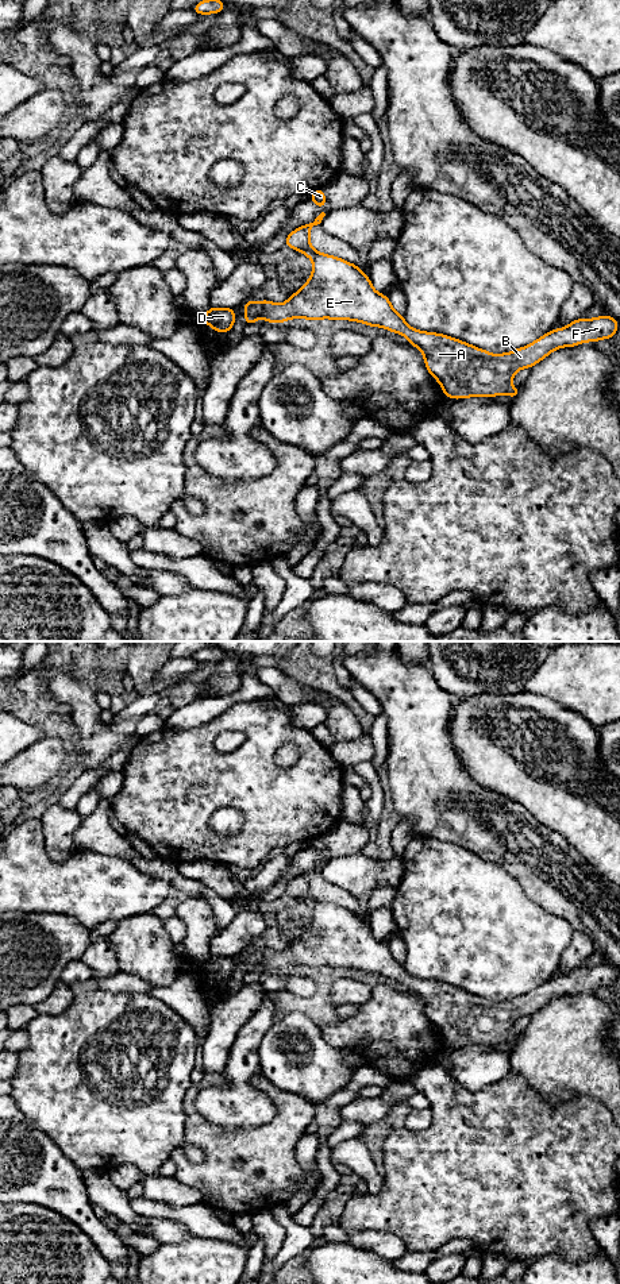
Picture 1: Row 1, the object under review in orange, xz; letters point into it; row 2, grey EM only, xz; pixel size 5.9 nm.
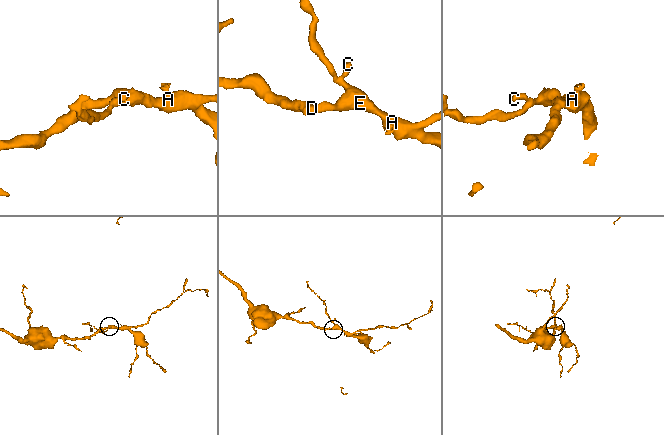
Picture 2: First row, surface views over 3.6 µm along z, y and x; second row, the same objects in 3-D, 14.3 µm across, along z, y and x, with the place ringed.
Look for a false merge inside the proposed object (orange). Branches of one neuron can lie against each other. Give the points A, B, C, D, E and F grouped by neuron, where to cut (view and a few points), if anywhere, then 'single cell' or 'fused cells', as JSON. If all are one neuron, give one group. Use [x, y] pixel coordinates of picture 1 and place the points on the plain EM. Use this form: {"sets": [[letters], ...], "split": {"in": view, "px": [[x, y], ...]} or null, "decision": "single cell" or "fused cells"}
{"sets": [["A", "B", "C", "D", "E", "F"]], "split": null, "decision": "single cell"}

